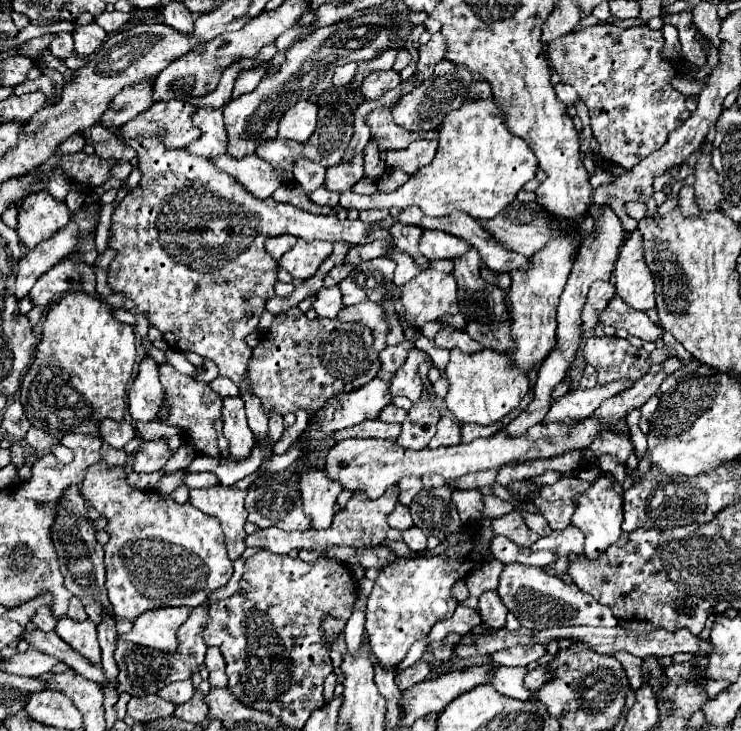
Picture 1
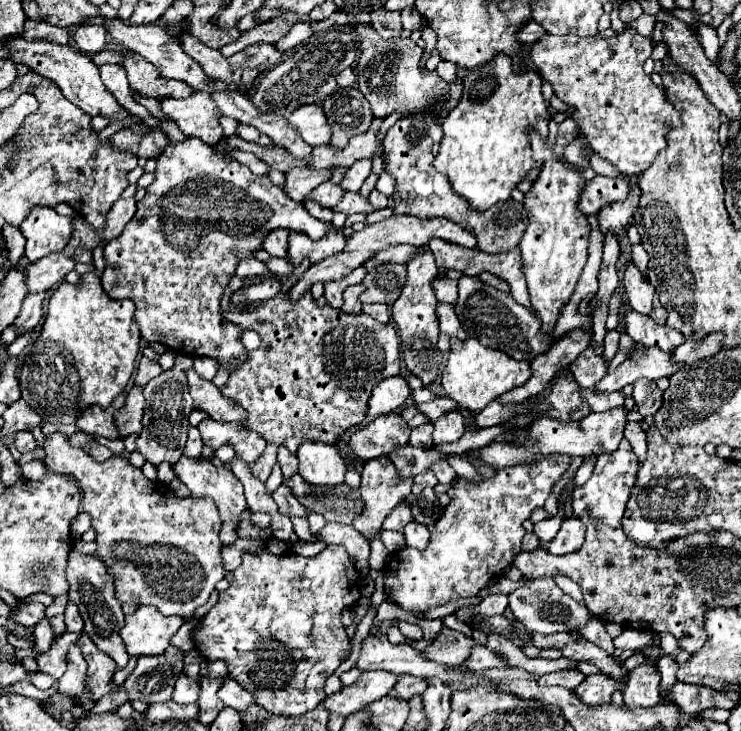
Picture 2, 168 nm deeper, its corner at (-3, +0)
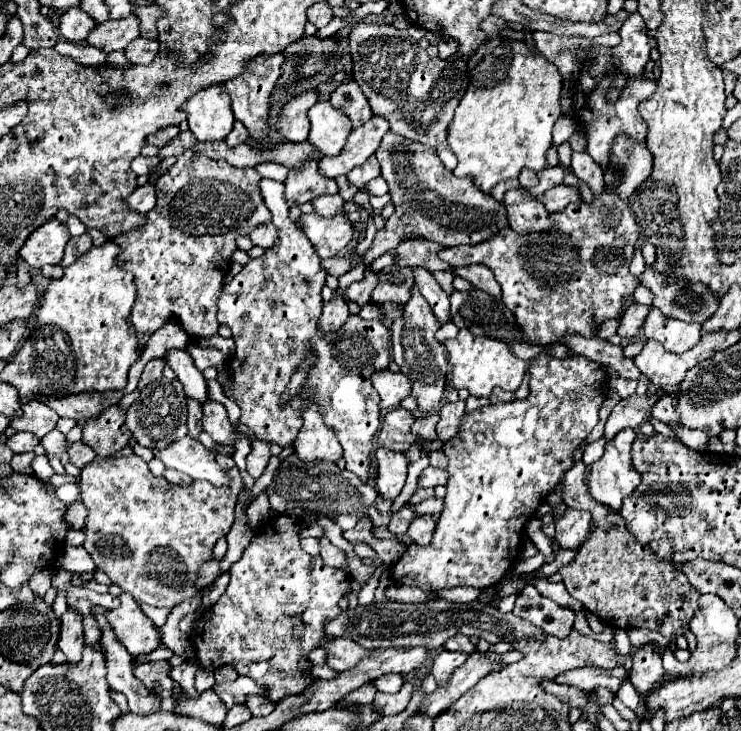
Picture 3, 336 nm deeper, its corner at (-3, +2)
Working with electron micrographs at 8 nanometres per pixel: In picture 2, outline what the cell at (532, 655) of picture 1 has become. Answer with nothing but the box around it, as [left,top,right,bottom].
[463,645,511,671]

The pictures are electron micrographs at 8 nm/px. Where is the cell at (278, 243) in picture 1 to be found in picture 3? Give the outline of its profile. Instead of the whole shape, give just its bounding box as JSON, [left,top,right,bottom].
[247,221,277,249]

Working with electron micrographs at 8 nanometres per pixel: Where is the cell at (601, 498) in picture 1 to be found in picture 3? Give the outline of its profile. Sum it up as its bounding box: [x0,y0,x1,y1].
[589,429,641,511]

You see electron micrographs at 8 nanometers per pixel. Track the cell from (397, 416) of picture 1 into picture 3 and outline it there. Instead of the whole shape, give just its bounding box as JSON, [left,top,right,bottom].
[411,411,439,441]

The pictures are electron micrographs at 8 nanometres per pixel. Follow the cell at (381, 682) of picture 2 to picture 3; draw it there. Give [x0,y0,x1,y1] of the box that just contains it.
[373,675,403,693]

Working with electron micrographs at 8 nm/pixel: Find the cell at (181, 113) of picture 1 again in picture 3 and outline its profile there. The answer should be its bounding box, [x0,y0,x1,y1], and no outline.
[183,83,235,141]

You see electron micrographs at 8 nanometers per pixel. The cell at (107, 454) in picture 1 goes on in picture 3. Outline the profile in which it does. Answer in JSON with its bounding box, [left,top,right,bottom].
[69,441,97,469]

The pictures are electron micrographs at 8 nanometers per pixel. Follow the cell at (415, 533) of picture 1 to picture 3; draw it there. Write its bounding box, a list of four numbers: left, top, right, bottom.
[407,515,435,545]

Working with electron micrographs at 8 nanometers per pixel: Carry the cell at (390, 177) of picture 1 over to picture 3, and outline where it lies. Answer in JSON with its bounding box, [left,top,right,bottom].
[361,177,387,195]

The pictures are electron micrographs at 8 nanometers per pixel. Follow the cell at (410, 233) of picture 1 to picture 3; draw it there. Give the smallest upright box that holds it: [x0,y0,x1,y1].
[391,289,449,413]

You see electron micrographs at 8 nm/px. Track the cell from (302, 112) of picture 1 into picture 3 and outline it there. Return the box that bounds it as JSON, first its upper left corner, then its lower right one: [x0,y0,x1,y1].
[309,101,351,155]

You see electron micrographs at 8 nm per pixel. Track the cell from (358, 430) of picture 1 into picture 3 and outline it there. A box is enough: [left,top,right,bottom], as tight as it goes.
[377,409,417,451]

